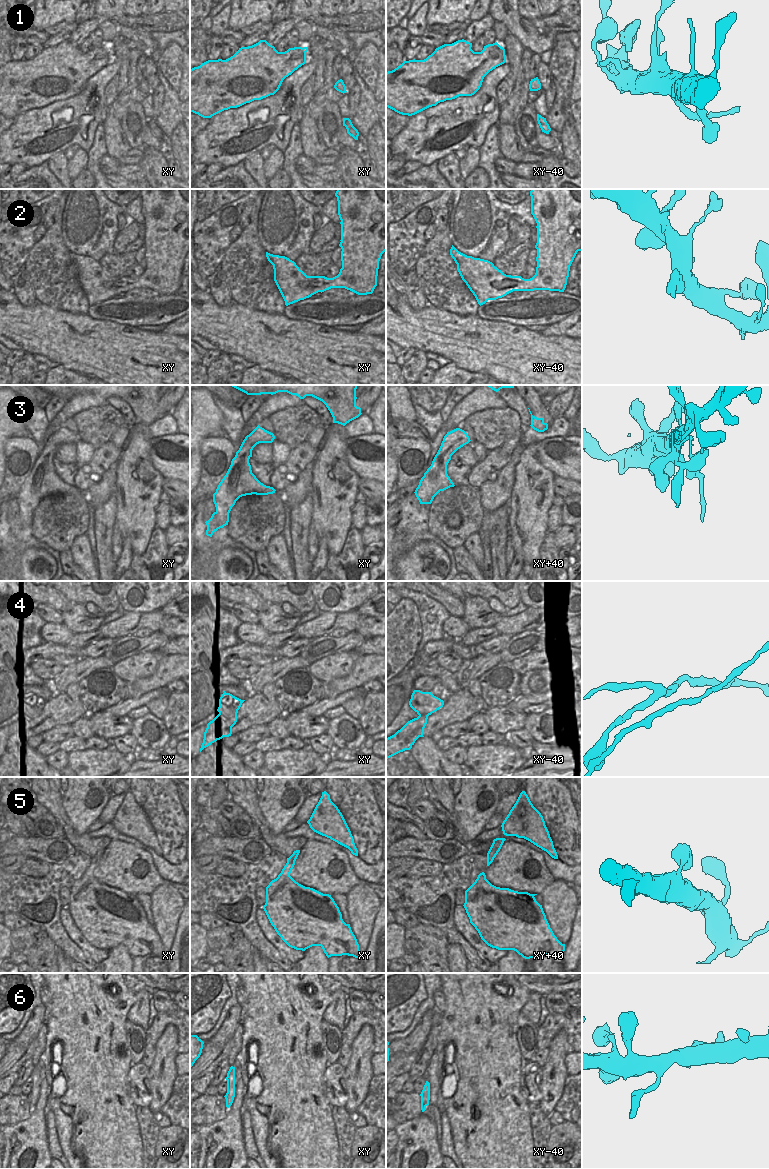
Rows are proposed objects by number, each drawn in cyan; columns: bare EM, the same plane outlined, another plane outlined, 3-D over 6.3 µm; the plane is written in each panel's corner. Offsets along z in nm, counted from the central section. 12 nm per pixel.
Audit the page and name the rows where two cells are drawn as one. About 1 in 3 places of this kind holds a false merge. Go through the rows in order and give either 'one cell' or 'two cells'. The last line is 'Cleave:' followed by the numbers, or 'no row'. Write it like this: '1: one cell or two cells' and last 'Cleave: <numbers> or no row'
1: one cell
2: one cell
3: two cells
4: two cells
5: one cell
6: one cell
Cleave: 3, 4

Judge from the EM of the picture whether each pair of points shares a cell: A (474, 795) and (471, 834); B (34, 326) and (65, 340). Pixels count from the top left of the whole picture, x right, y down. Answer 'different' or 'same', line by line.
A: same
B: same

